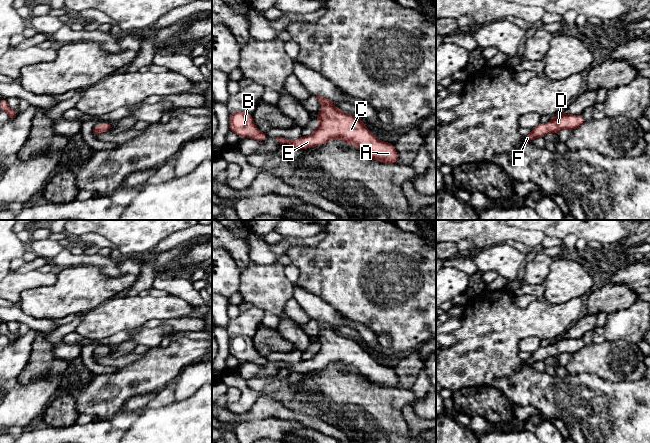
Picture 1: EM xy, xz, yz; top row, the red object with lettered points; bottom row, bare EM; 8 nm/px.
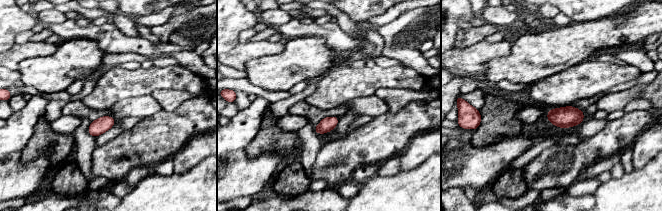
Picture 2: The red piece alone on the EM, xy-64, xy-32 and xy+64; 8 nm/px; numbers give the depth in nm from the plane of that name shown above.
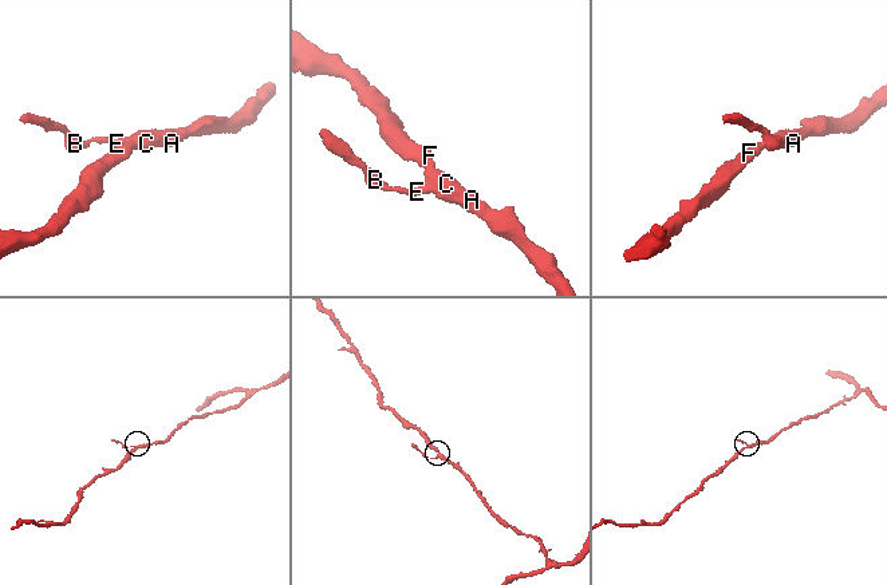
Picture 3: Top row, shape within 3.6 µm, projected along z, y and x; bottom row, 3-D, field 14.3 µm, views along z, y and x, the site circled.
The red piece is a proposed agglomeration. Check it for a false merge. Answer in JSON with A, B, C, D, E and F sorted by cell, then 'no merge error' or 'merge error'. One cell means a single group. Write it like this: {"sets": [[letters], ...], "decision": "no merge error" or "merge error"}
{"sets": [["A", "B", "C", "D", "E", "F"]], "decision": "no merge error"}

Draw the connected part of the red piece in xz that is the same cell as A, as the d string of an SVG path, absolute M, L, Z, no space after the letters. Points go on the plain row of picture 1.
M322 320L314 321L323 331L317 337L317 353L300 363L275 361L280 368L288 367L293 372L307 373L340 363L346 368L354 369L375 385L396 389L398 379L394 368L377 363L358 341L334 331L332 324Z

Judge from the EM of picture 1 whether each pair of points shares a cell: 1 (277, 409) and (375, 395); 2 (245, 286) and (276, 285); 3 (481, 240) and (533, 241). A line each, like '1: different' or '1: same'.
1: different
2: same
3: same

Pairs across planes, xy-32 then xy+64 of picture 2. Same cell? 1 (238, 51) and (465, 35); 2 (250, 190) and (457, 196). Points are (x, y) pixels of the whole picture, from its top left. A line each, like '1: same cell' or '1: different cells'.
1: different cells
2: different cells

